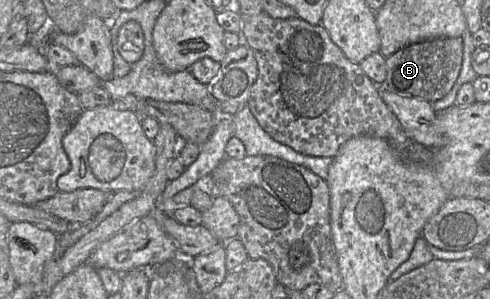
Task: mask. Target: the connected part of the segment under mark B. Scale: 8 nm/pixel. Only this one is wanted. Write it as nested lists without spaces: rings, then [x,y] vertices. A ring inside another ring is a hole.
[[[461,36],[435,38],[407,45],[386,57],[385,86],[392,92],[434,102],[444,97],[456,82],[463,57]]]

